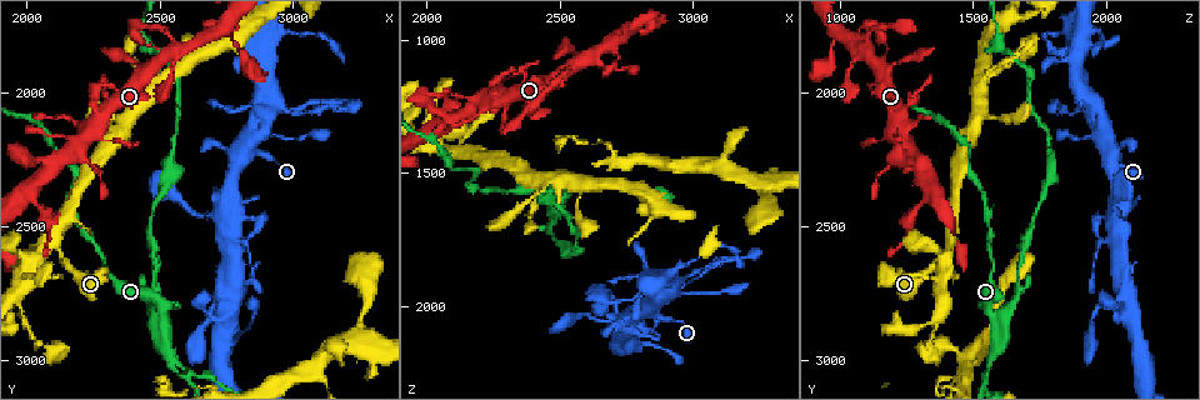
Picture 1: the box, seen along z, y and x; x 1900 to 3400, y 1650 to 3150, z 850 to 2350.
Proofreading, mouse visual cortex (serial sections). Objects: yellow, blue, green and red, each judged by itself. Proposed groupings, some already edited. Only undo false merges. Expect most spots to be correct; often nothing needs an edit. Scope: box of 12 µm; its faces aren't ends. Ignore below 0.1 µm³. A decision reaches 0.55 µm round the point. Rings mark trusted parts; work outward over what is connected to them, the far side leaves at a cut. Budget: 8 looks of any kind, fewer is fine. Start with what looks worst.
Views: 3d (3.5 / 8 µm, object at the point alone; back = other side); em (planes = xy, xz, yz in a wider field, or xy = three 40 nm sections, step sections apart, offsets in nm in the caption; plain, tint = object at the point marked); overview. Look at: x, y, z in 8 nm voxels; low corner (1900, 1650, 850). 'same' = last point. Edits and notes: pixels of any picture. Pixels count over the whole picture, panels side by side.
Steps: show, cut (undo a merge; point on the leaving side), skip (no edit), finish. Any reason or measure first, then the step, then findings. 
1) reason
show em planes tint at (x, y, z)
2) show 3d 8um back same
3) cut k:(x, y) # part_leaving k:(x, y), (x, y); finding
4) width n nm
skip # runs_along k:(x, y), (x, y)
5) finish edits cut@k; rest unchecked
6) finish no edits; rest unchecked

side arm on a straight run
show 3d 3.5um back at (2510, 2840, 1570)

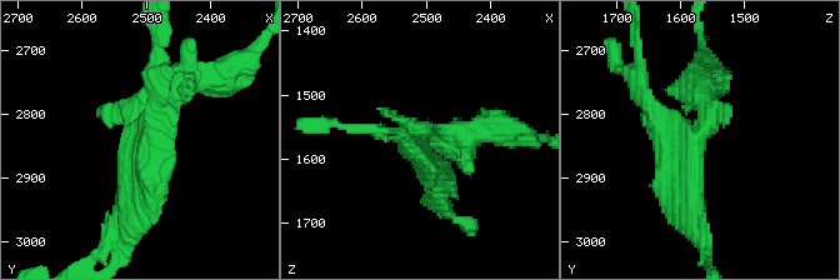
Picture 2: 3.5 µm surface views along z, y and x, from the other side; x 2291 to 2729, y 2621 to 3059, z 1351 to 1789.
show em xy step 3 tint at (2510, 2840, 1585)

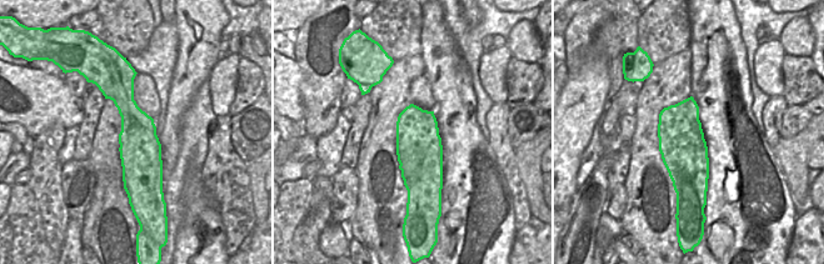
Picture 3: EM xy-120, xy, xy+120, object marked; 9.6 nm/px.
cut 2:(169, 120) # part_leaving 2:(136, 140), (155, 133), (155, 48); a second cell is stuck on

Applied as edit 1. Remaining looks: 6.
see it whole again
show overview

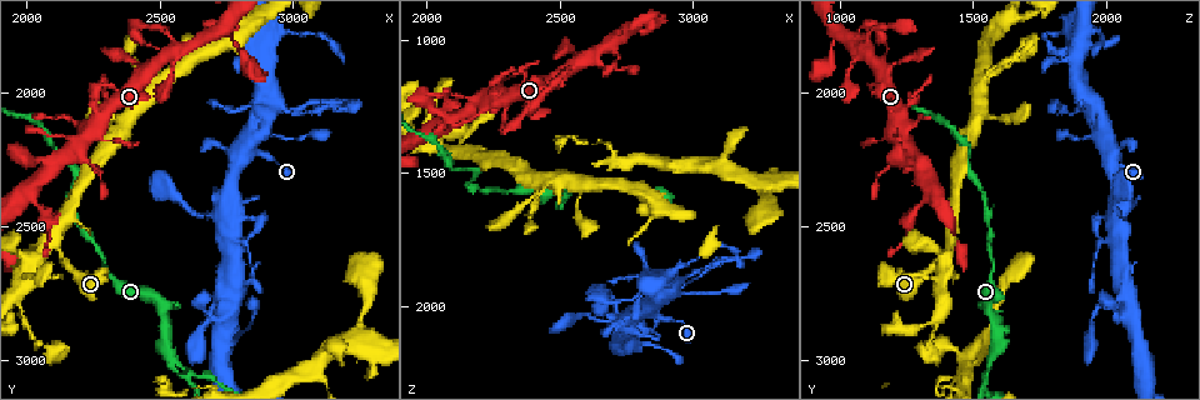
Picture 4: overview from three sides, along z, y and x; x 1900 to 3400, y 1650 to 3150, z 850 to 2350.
a fork
show 3d 3.5um at (2620, 3060, 1560)

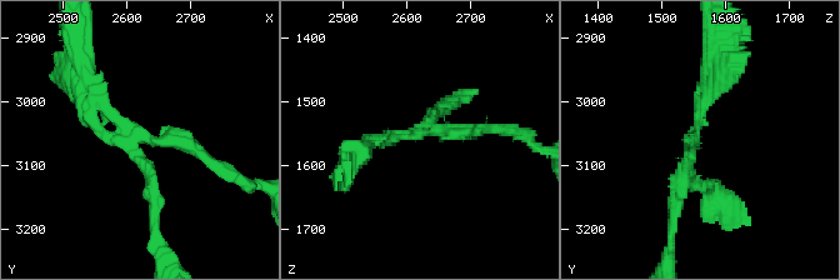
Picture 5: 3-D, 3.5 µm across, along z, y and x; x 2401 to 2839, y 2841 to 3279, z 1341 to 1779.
arms 3; arm_widths 200, 200, 200 nm
show em xy step 1 tint at (2615, 3055, 1550)

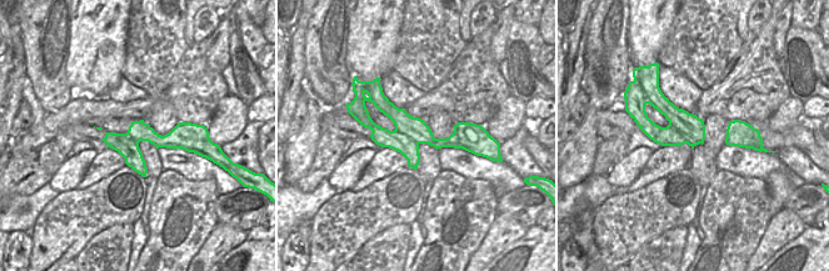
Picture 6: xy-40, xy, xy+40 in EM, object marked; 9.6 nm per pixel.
cut 5:(671, 208) # part_leaving 5:(145, 169), (153, 191), (160, 195); a second cell is stuck on

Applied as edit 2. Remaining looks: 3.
show overview

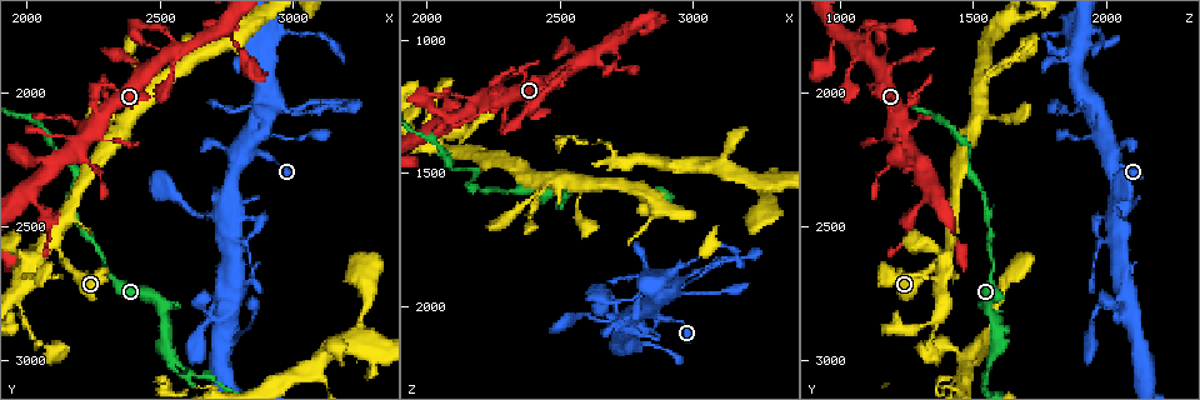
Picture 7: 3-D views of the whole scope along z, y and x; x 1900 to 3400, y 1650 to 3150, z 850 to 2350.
thin neck
show 3d 3.5um at (2030, 2640, 1380)

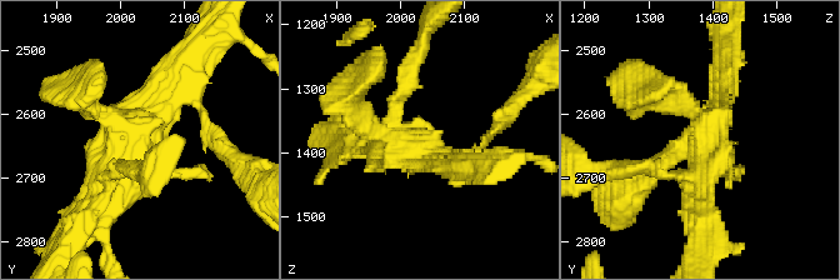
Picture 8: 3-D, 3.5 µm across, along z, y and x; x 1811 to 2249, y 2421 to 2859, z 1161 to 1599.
show em xy step 2 tint at (2025, 2635, 1390)

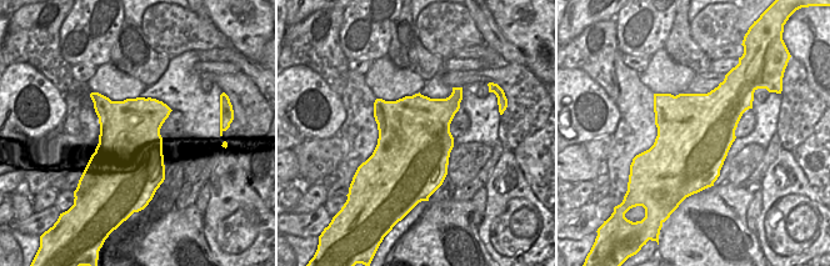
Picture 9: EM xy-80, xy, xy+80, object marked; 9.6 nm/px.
skip # runs_along 8:(196, 103), (185, 91), (135, 138), (96, 210); all the same cell

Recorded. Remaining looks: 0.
finish edits cut@2, cut@5; rest unchecked

